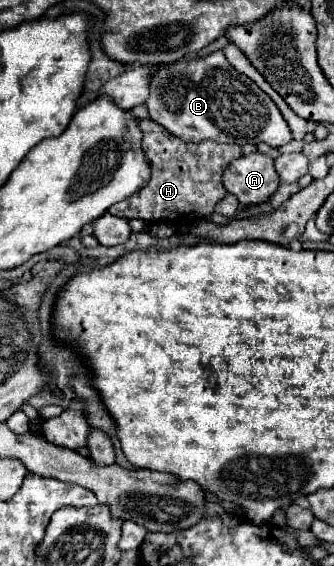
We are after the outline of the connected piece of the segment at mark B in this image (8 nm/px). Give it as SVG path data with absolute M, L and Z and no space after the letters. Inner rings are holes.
M218 50L214 54L208 54L204 58L182 58L172 64L160 64L150 80L150 96L144 102L146 110L150 112L150 118L164 126L168 132L182 140L214 140L220 144L260 144L266 142L268 146L282 146L292 140L292 132L288 124L284 124L284 118L276 104L270 100L268 94L264 94L248 76L236 72L232 64L224 58L224 54Z

